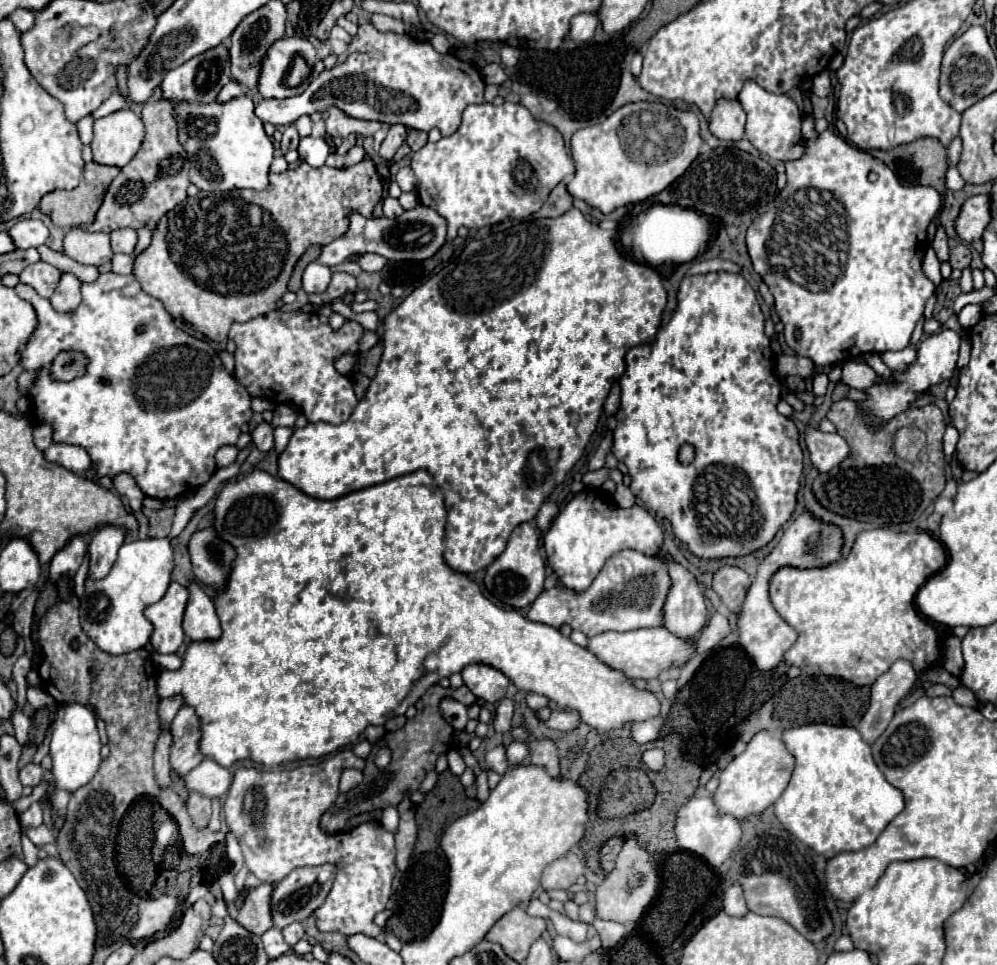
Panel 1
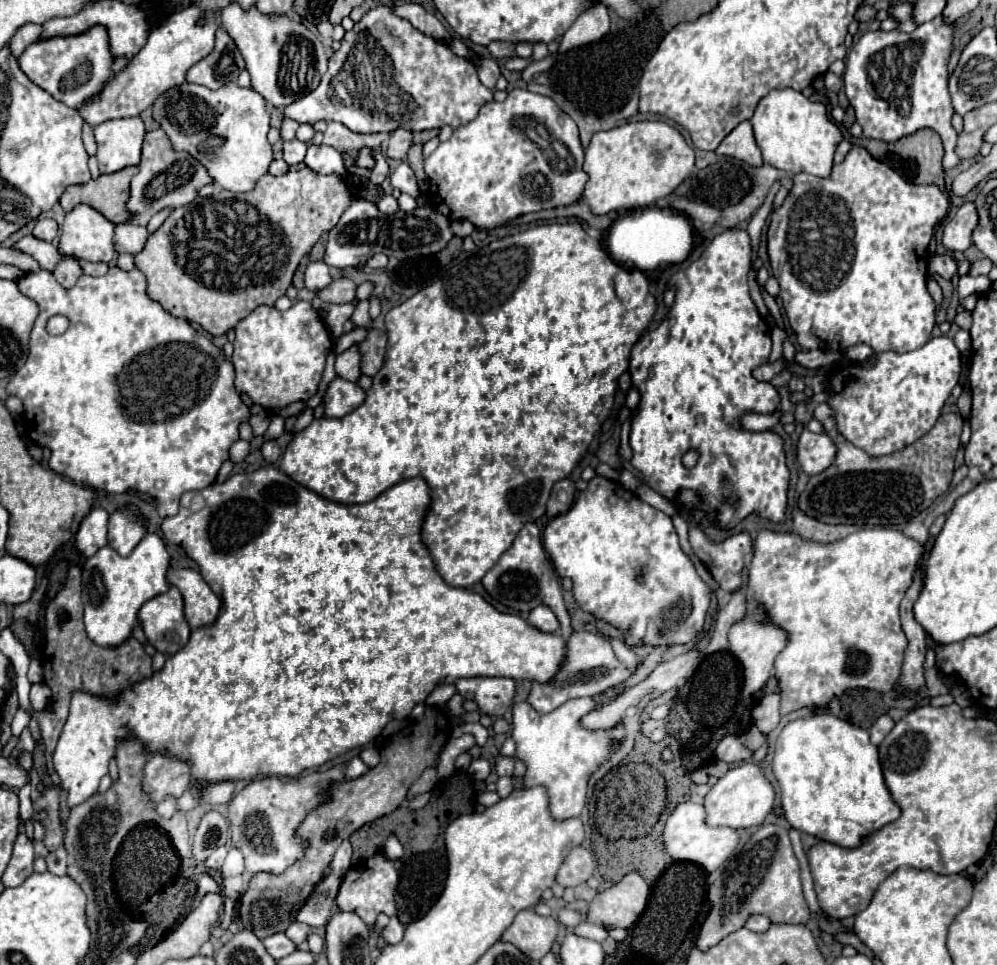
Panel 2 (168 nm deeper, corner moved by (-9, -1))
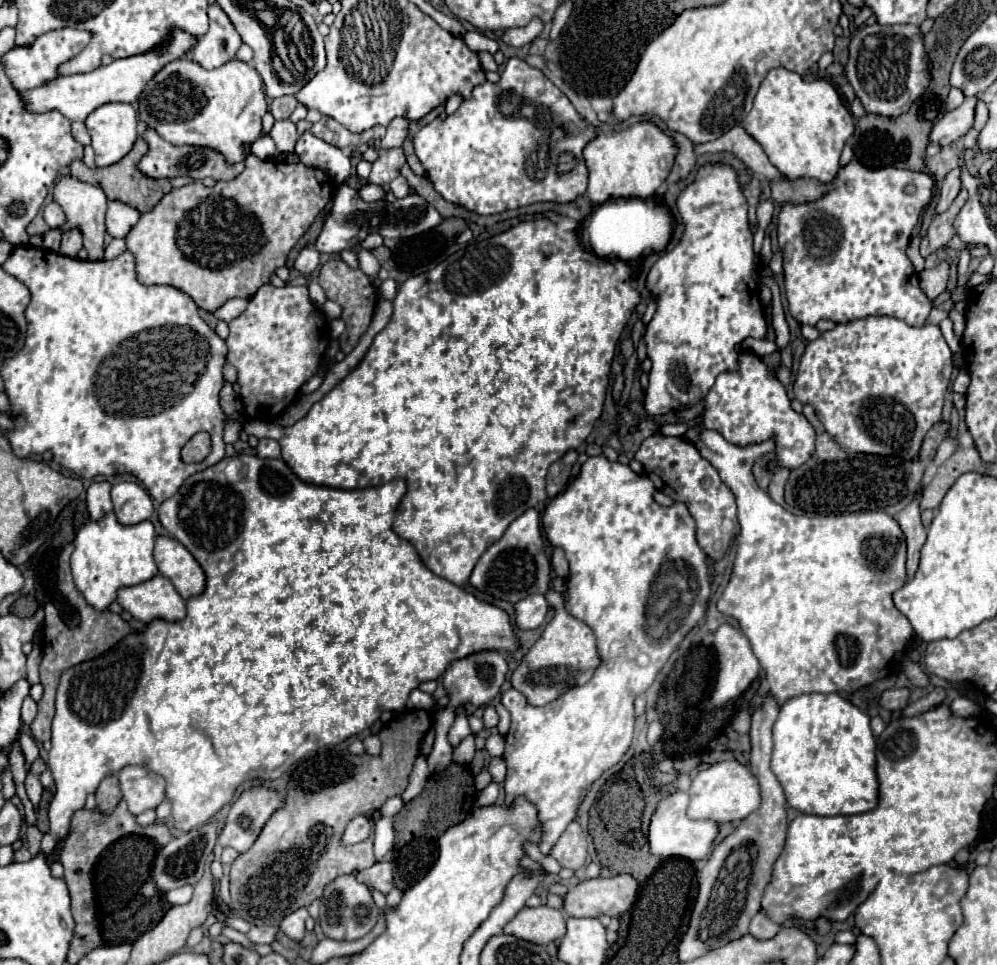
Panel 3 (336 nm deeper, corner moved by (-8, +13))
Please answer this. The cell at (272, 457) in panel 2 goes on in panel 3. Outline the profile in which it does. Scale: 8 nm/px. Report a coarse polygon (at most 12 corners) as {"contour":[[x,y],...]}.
{"contour":[[260,440],[256,452],[260,458],[278,458],[276,440]]}

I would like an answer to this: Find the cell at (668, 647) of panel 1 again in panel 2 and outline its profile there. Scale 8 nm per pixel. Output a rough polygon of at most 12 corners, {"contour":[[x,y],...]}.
{"contour":[[575,632],[567,660],[527,702],[539,714],[621,686],[631,670],[601,634]]}

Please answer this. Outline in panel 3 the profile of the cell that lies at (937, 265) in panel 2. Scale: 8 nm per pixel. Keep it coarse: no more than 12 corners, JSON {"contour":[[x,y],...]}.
{"contour":[[948,264],[922,270],[920,288],[930,300],[946,290]]}

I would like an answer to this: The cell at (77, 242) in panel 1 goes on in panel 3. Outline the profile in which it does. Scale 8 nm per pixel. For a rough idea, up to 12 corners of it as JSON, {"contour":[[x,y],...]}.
{"contour":[[66,174],[54,200],[68,220],[46,232],[44,248],[58,252],[62,232],[76,226],[88,260],[104,256],[108,198],[100,186]]}

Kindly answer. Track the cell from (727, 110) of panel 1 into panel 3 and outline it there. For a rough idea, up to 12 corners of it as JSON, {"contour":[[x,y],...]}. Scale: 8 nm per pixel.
{"contour":[[742,126],[694,152],[732,152],[768,182],[782,172],[770,164],[760,144]]}

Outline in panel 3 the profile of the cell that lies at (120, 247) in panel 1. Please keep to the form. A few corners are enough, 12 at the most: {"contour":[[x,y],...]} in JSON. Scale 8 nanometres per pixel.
{"contour":[[112,200],[106,210],[106,232],[124,238],[140,218],[124,202]]}

